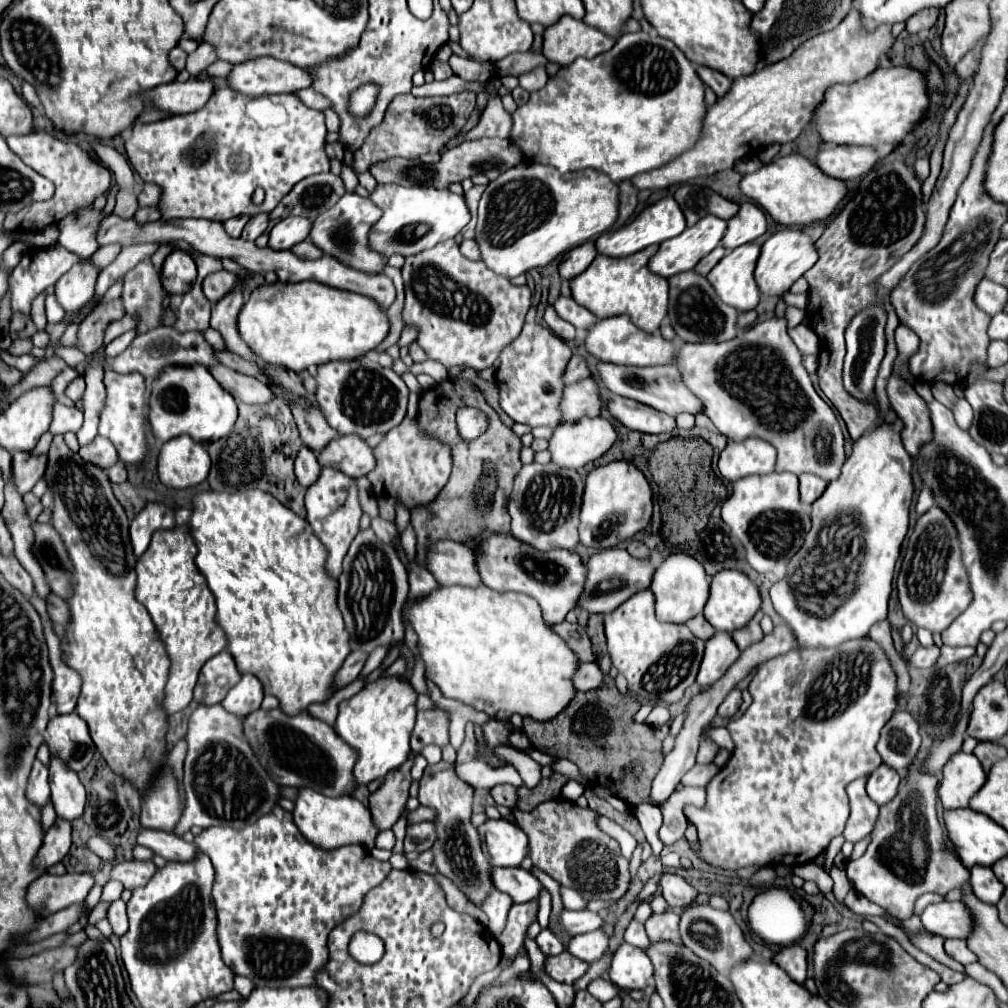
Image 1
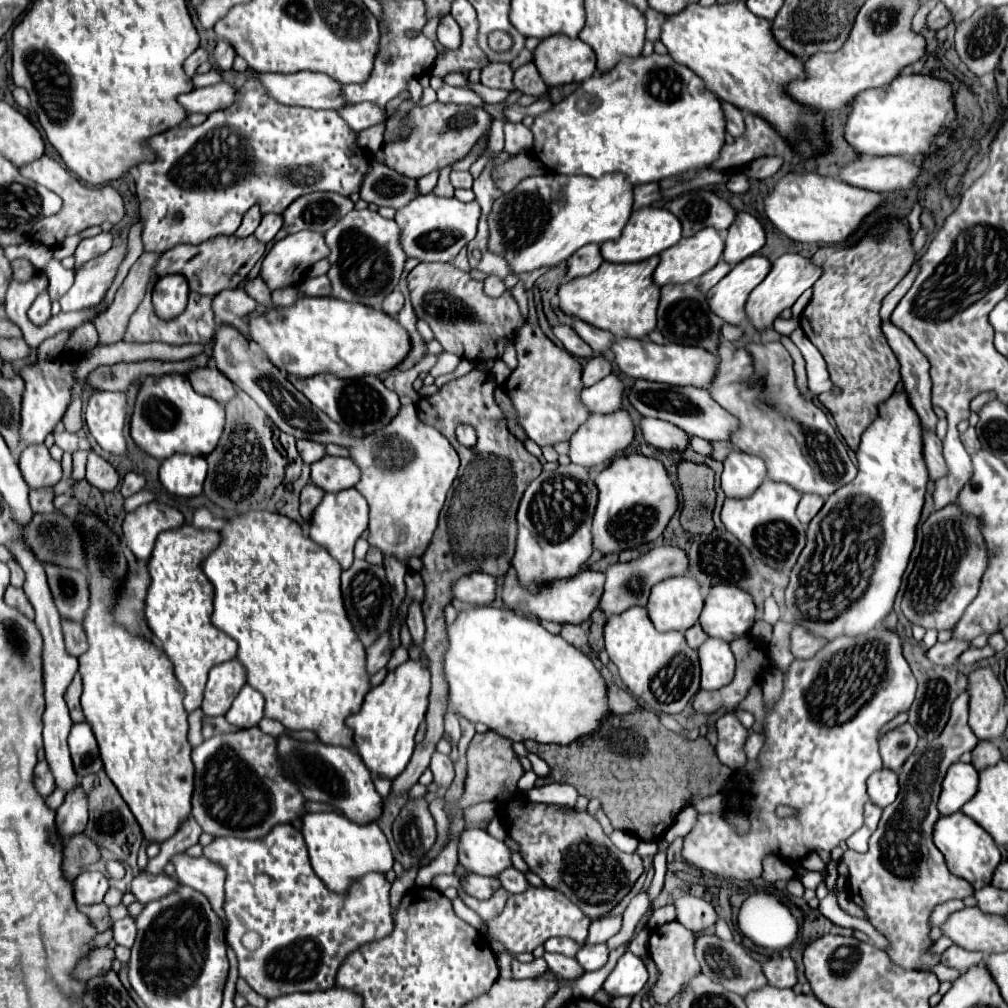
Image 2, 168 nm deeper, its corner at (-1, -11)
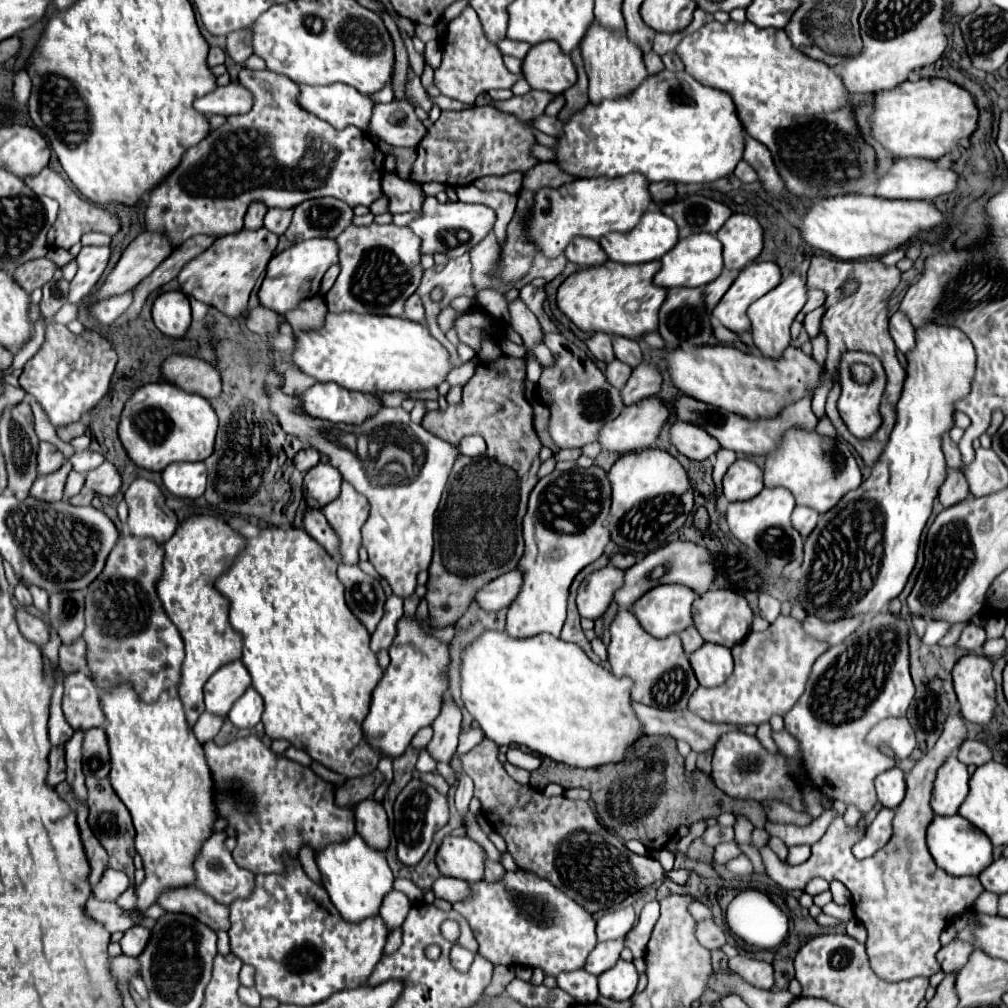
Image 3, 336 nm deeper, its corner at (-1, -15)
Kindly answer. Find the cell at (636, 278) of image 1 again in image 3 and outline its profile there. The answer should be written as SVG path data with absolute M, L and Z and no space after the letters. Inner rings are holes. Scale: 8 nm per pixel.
M607 260L601 266L581 268L559 286L557 306L585 332L605 332L639 340L643 334L657 330L657 312L667 296L665 288L653 284L653 276L659 268L659 260L633 266Z

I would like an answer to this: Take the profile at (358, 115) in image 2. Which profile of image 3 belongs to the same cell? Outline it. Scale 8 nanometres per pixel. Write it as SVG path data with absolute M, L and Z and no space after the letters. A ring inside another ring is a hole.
M393 100L389 104L375 104L367 132L377 134L397 148L417 148L425 136L425 126L419 122L415 108L409 102Z

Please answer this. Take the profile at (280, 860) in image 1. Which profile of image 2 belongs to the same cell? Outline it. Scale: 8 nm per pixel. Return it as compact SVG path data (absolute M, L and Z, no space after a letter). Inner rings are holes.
M277 824L267 836L257 840L247 838L215 838L203 848L203 856L221 866L227 874L225 880L225 940L233 948L239 962L239 978L243 978L257 994L267 1000L293 994L293 992L315 992L329 990L335 984L335 972L345 960L345 956L357 950L361 944L385 938L393 930L389 888L391 882L379 874L369 872L345 890L333 892L325 882L313 872L307 856L307 846L299 830L291 824ZM245 932L259 932L261 946L251 952L241 944Z

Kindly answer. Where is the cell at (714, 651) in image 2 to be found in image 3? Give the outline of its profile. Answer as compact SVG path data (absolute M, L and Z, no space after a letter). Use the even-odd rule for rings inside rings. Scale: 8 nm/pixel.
M705 642L701 648L697 648L691 656L691 666L695 670L695 676L701 686L721 686L733 672L733 658L731 650L719 644Z

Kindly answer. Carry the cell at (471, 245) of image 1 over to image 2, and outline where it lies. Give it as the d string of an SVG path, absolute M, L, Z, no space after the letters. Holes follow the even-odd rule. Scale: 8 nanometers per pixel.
M489 274L483 284L485 284L485 294L489 294L489 296L501 296L507 290L503 280L499 276L495 276L495 274Z

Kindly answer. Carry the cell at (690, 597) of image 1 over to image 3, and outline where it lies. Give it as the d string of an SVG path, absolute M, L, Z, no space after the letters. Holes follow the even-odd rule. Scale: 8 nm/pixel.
M661 584L651 588L641 600L631 608L639 624L653 638L667 638L671 634L681 634L691 620L691 604L695 592L681 584Z

